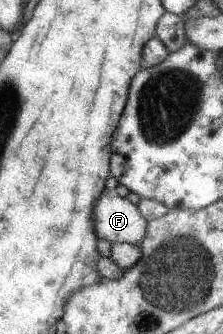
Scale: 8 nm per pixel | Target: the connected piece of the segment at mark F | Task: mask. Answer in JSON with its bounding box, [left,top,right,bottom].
[91,190,145,244]

